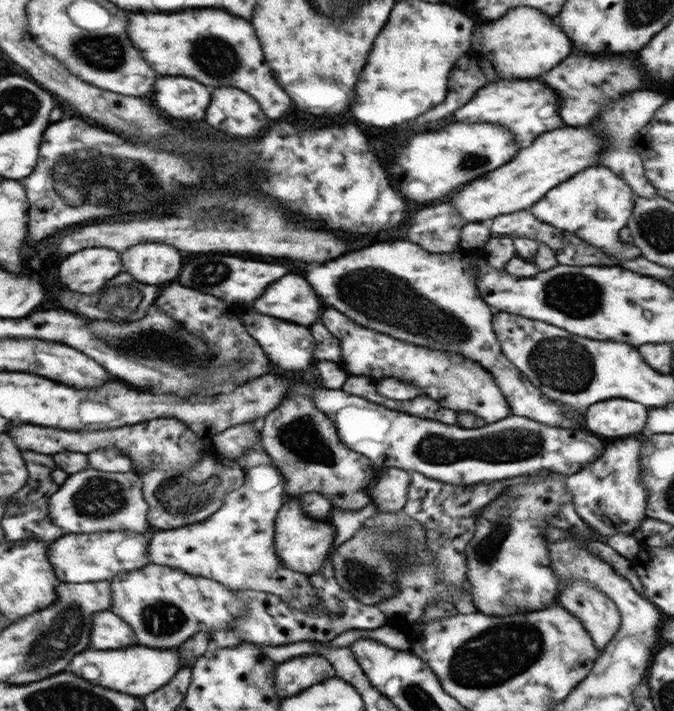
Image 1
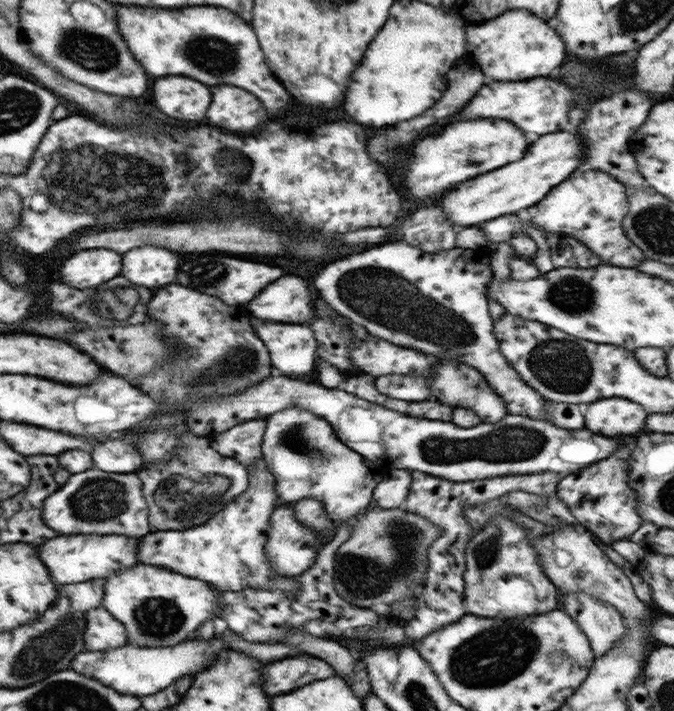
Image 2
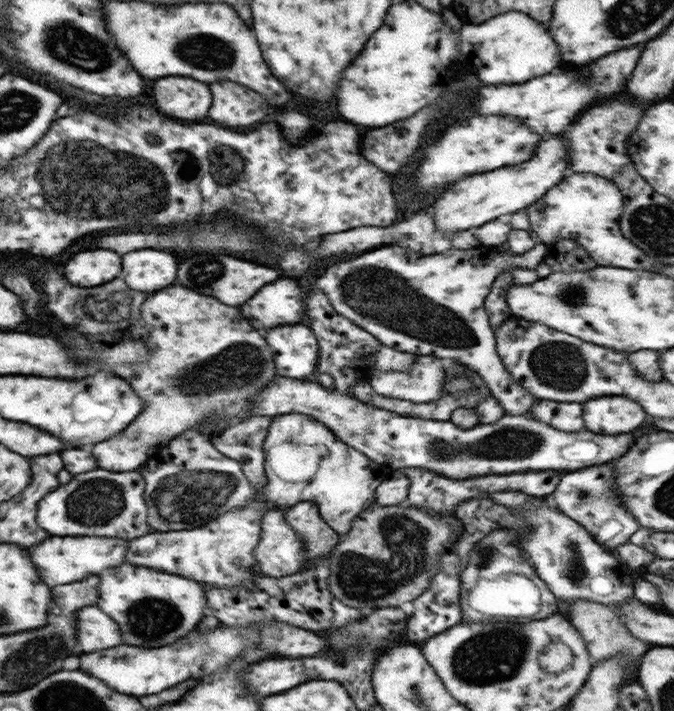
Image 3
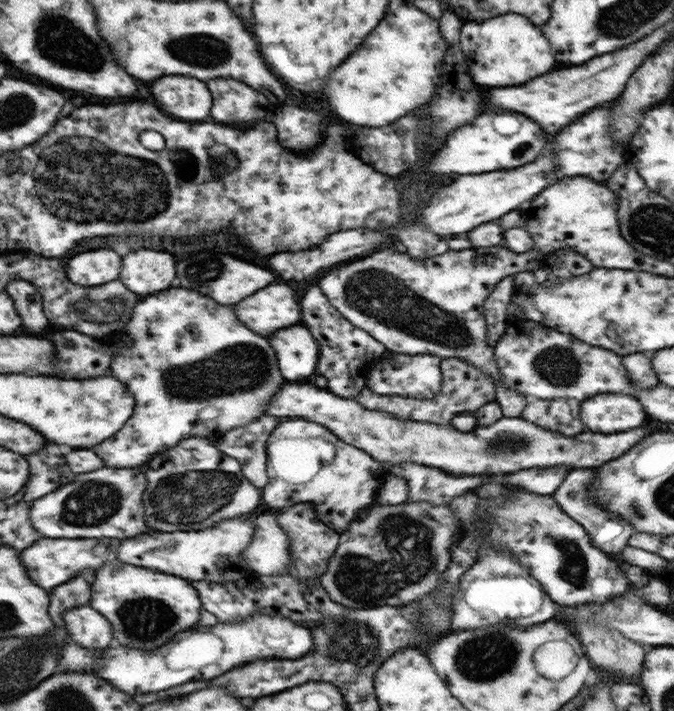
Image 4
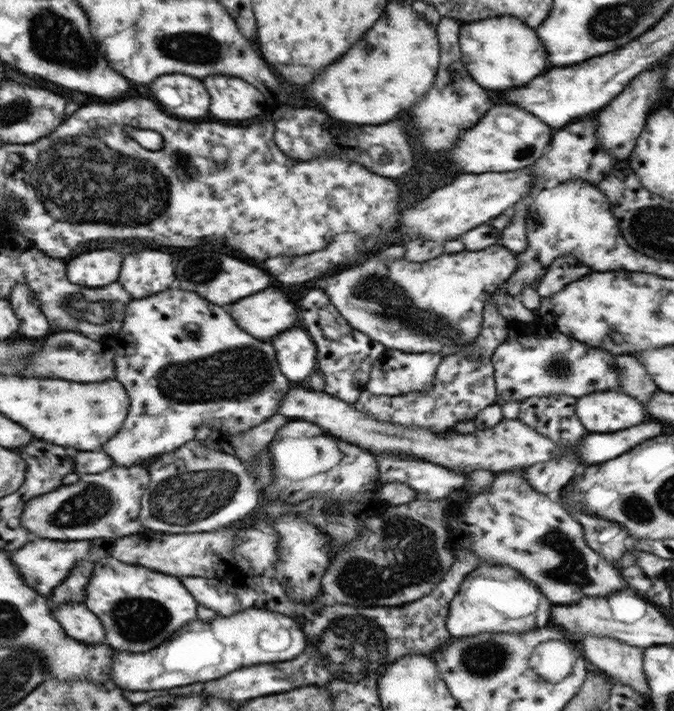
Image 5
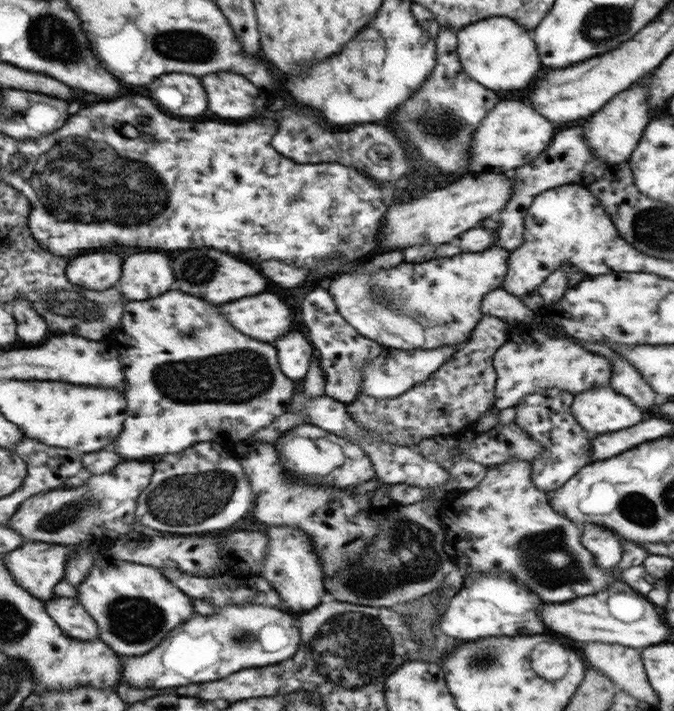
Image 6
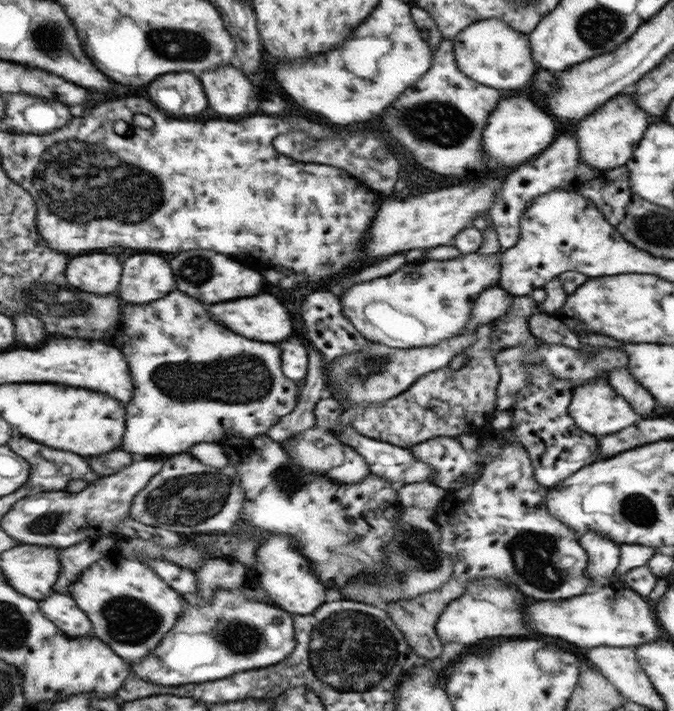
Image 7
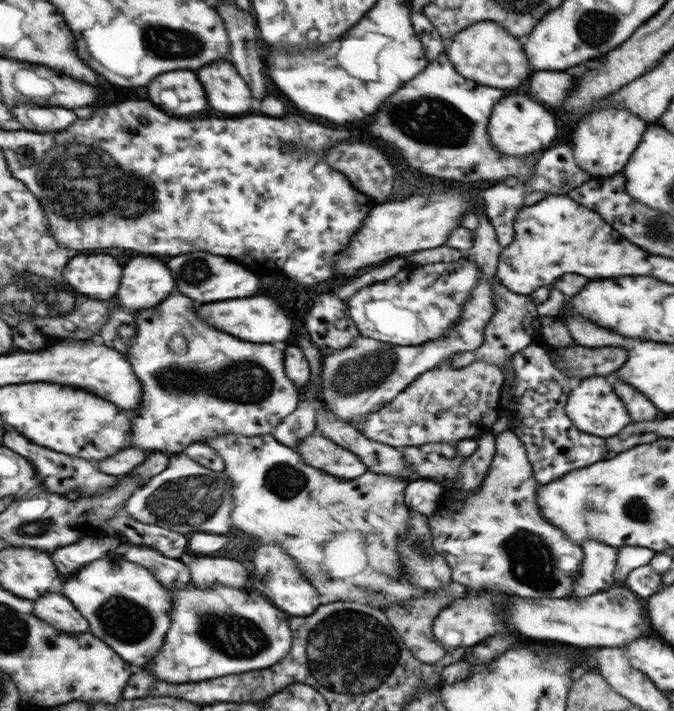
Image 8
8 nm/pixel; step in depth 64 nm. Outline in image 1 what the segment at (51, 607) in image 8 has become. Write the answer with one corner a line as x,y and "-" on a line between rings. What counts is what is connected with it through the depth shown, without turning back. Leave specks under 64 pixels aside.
111,609
97,613
90,636
89,649
119,650
138,644
133,627

